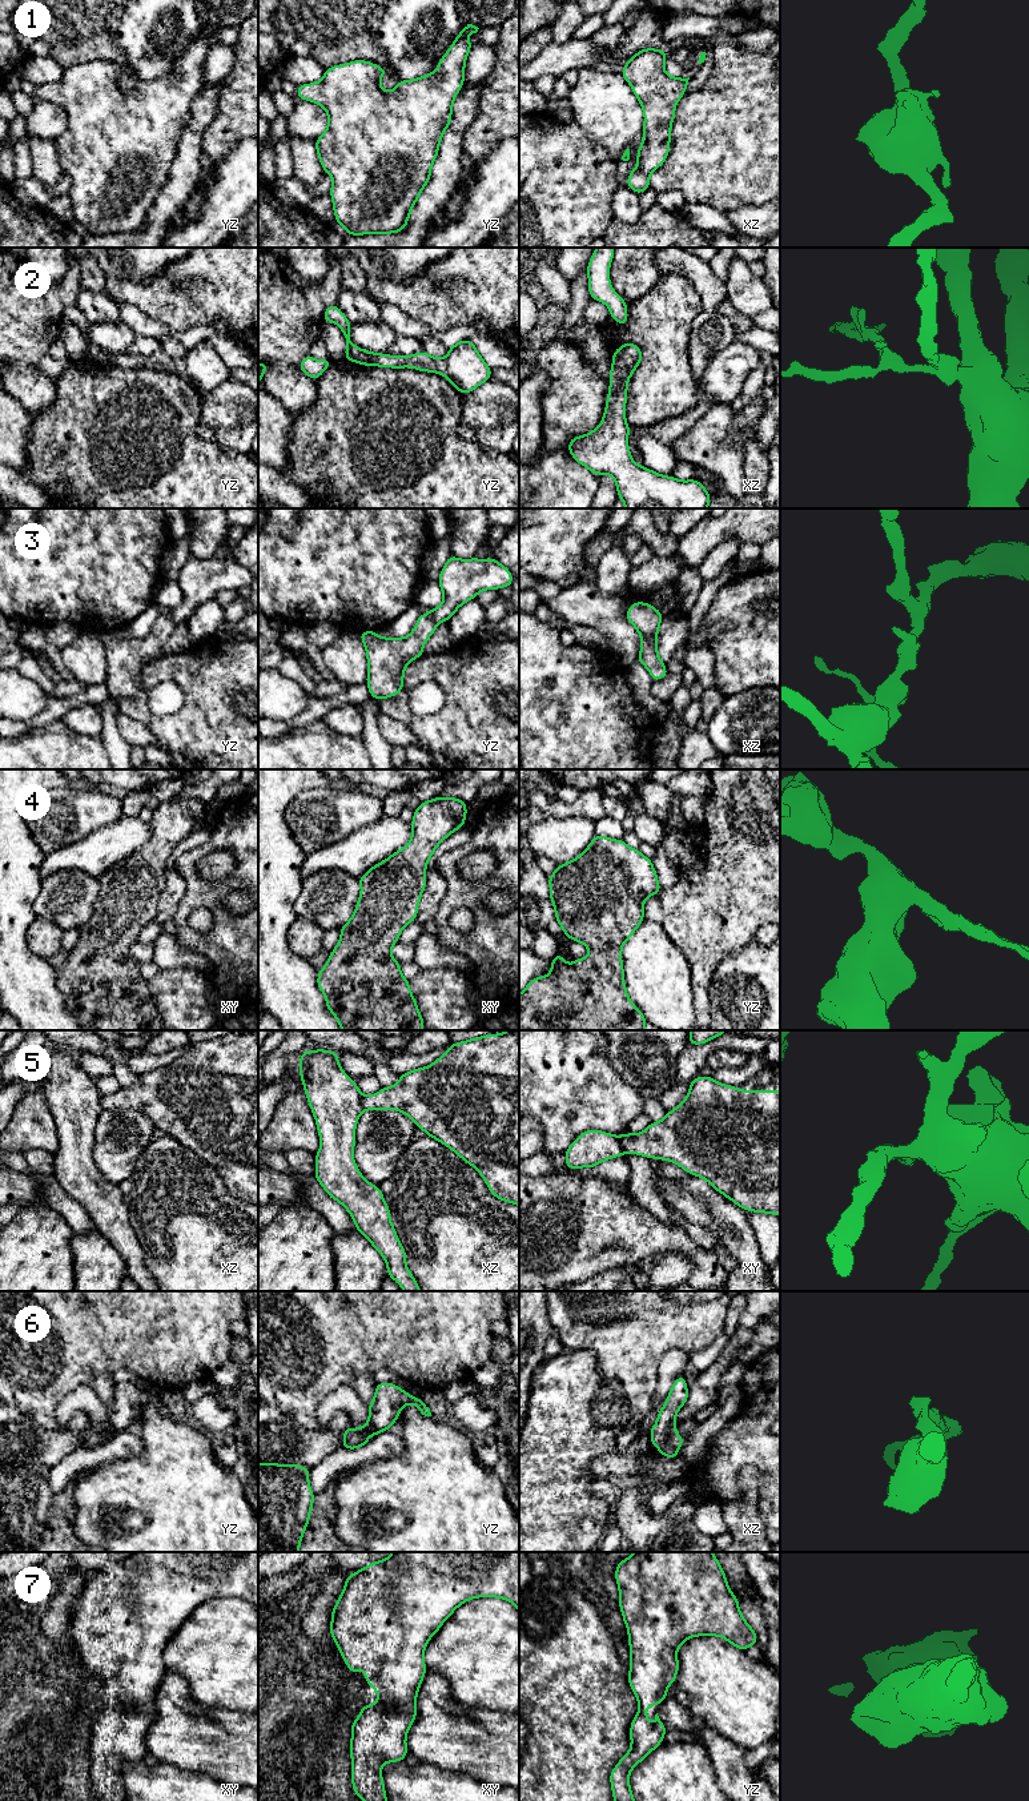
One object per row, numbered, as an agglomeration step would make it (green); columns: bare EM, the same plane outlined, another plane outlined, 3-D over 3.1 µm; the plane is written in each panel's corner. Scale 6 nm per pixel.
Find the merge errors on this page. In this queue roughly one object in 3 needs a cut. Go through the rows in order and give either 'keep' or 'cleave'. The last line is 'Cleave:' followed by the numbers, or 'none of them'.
1: keep
2: keep
3: keep
4: keep
5: cleave
6: keep
7: keep
Cleave: 5

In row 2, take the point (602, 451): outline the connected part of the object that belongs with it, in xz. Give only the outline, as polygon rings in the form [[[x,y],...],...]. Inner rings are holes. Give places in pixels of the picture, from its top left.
[[[626,342],[612,354],[610,370],[610,389],[602,423],[580,437],[570,439],[571,457],[596,475],[612,475],[618,497],[626,508],[707,508],[711,495],[698,479],[679,481],[674,477],[658,474],[646,466],[639,466],[631,458],[627,437],[630,426],[626,422],[627,382],[642,362],[643,353],[635,343]]]

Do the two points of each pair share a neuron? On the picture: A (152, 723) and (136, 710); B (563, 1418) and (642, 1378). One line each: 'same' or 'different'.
A: same
B: different

